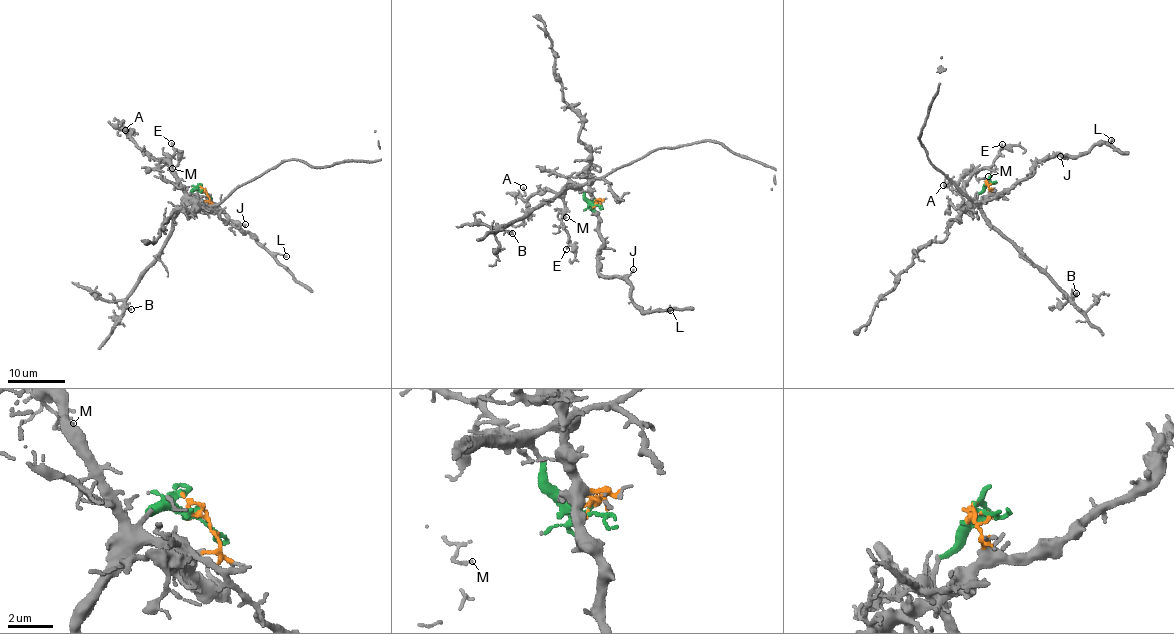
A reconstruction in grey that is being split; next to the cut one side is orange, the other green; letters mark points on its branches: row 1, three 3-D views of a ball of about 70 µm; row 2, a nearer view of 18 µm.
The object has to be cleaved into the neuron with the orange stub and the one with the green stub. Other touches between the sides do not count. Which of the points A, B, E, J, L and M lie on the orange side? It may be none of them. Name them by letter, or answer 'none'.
J, L

